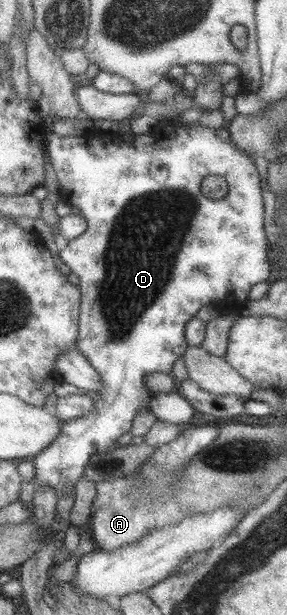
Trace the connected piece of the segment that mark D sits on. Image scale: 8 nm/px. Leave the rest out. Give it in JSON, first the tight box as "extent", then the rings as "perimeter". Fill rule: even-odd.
{"extent":[33,122,270,497],"perimeter":[[[183,122],[182,126],[164,126],[164,124],[155,124],[154,134],[134,135],[131,142],[122,141],[122,144],[90,144],[88,138],[84,136],[67,136],[62,137],[53,134],[50,129],[48,136],[49,147],[48,152],[51,164],[54,165],[55,173],[58,174],[59,185],[61,191],[68,202],[77,206],[81,210],[81,214],[88,221],[88,228],[59,252],[61,260],[70,268],[70,270],[78,277],[79,286],[82,293],[81,306],[81,334],[78,339],[79,351],[85,354],[90,362],[101,372],[102,378],[105,380],[105,390],[98,392],[99,399],[94,412],[74,419],[65,423],[62,434],[49,446],[43,450],[33,462],[35,463],[35,479],[38,485],[52,486],[52,489],[58,493],[58,497],[74,493],[76,484],[80,478],[85,477],[86,466],[96,453],[108,452],[110,448],[115,448],[116,439],[122,434],[130,432],[130,424],[132,418],[142,408],[146,408],[151,399],[152,393],[146,387],[146,376],[155,372],[168,373],[172,370],[173,362],[182,356],[188,343],[185,341],[185,324],[190,317],[196,315],[198,308],[204,305],[216,306],[218,309],[232,311],[244,306],[248,301],[248,291],[254,284],[264,282],[270,276],[270,264],[268,263],[268,254],[266,254],[266,237],[264,237],[264,229],[262,227],[262,197],[260,197],[260,185],[258,182],[258,171],[253,163],[252,157],[244,154],[235,144],[230,141],[228,135],[228,127],[222,126],[216,130],[212,128],[202,128],[199,124],[188,124]],[[213,175],[221,175],[225,178],[228,185],[228,194],[220,200],[210,200],[206,196],[202,196],[200,192],[200,184],[204,180],[210,180]]]}

